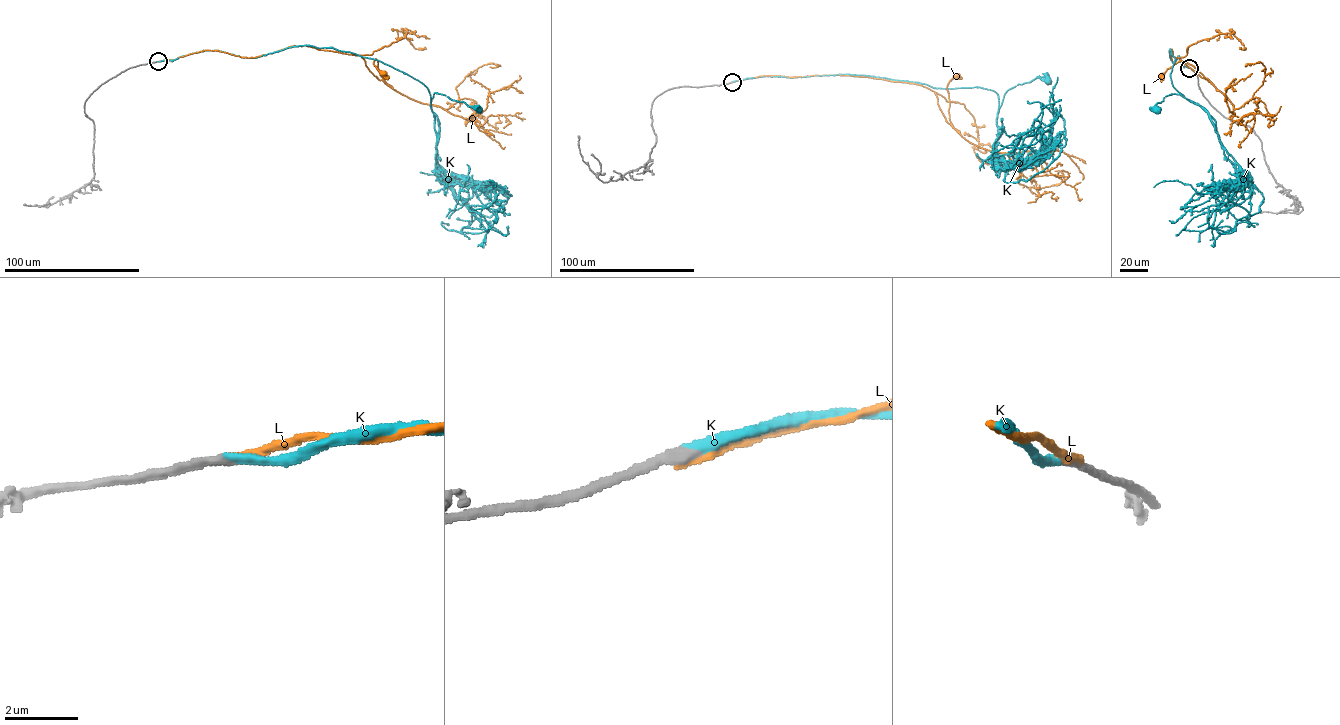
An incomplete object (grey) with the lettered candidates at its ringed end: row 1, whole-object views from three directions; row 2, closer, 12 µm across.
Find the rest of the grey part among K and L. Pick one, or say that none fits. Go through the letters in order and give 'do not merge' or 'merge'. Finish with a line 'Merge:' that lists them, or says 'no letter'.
K: merge
L: do not merge
Merge: K

